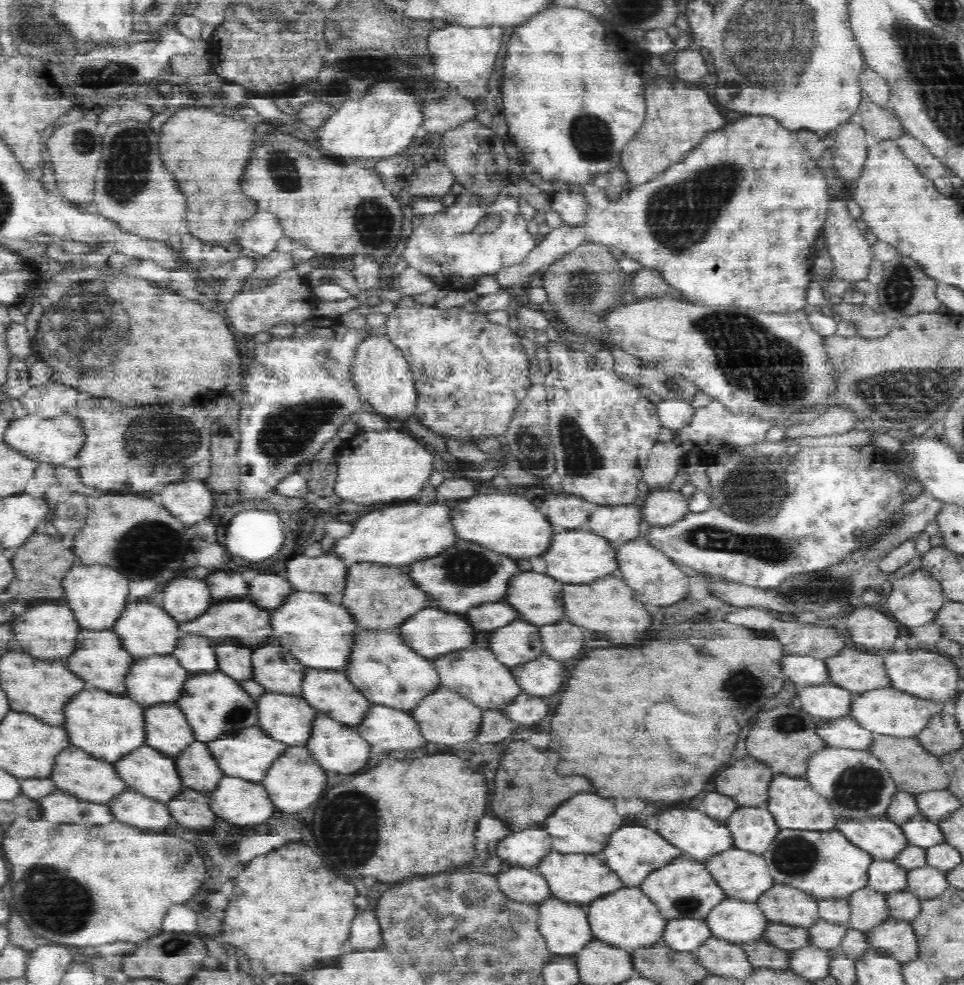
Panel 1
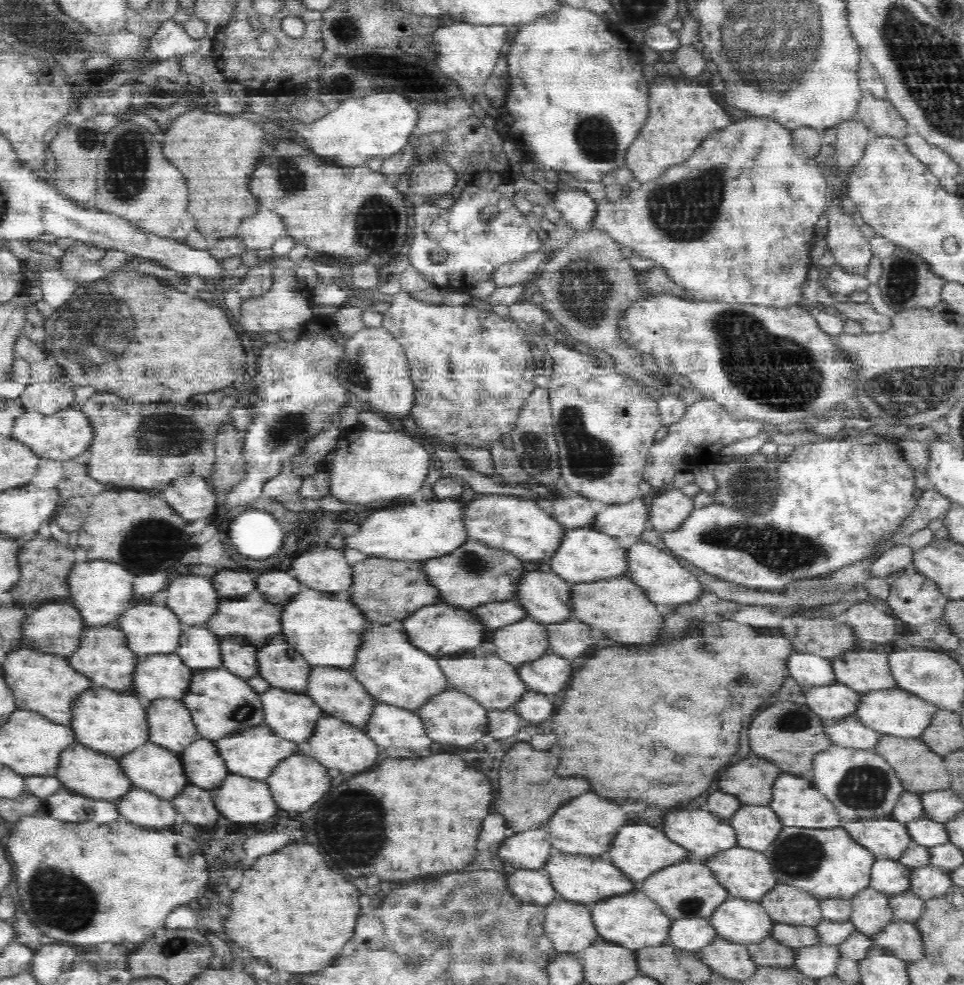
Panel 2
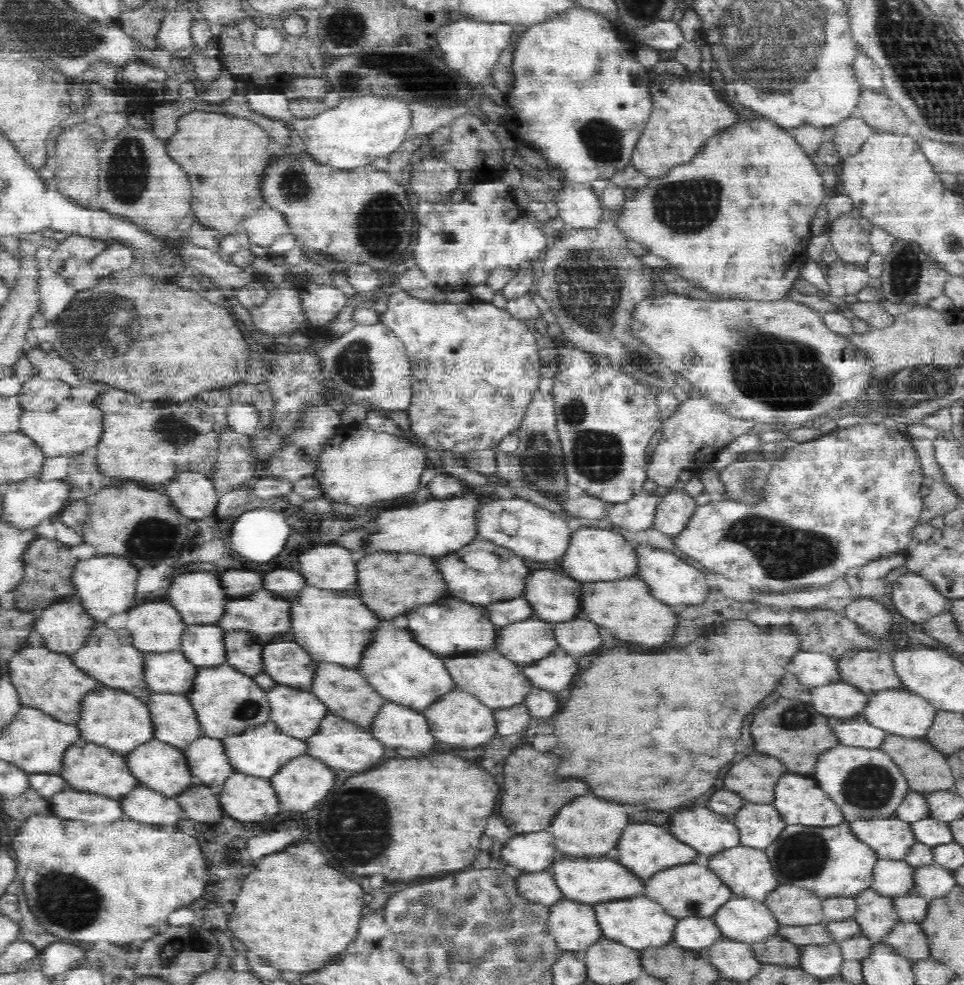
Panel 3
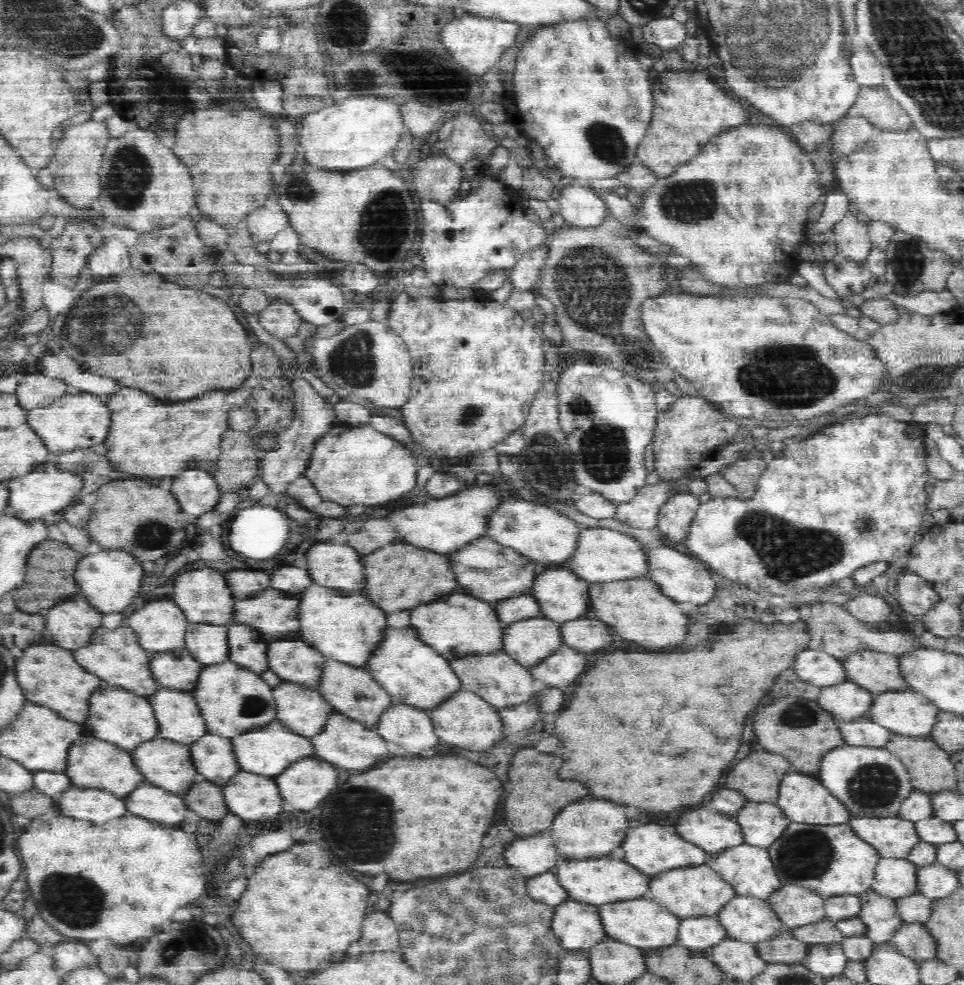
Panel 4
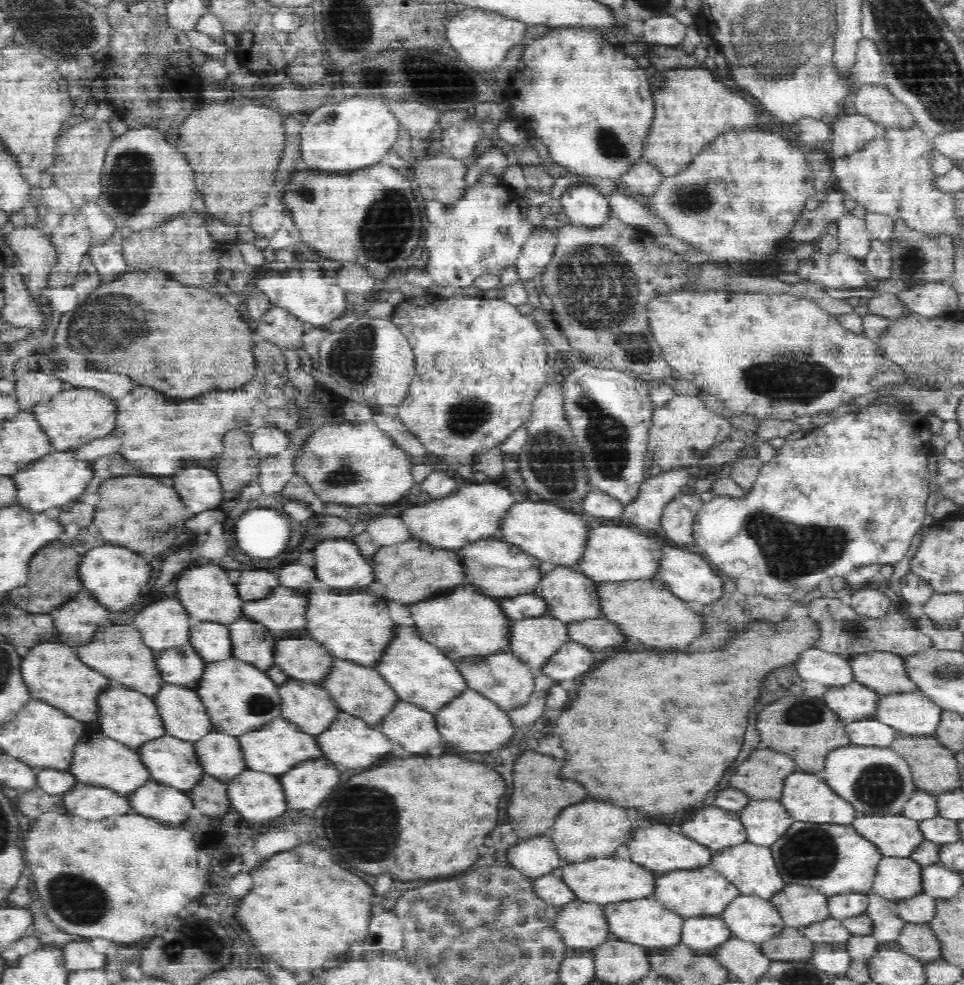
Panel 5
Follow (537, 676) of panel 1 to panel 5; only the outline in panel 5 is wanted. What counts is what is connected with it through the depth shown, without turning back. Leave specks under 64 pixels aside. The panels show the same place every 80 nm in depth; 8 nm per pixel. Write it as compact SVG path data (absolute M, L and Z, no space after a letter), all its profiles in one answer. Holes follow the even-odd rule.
M569 639L560 650L549 660L545 667L541 668L544 674L549 674L556 680L569 680L580 676L582 672L588 672L594 664L596 650Z

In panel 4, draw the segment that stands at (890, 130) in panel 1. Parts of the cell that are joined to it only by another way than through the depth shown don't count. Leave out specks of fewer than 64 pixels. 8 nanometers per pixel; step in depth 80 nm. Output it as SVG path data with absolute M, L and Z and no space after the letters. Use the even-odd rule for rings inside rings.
M883 85L860 87L852 110L882 130L906 130L913 127L911 116Z

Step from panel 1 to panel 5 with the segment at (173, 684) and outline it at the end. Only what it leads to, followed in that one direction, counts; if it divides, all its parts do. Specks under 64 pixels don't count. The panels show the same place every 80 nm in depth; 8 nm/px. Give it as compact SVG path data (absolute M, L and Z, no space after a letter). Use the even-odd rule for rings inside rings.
M190 642L159 652L157 665L166 683L183 684L196 689L208 662Z

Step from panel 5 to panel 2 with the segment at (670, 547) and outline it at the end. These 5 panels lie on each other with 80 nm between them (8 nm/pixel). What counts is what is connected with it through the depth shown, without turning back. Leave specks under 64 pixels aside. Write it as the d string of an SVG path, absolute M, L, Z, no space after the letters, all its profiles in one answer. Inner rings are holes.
M638 541L629 548L629 564L632 570L626 574L645 588L646 596L661 605L686 604L696 602L708 590L698 580L696 574L683 566L683 560L667 554L649 543Z

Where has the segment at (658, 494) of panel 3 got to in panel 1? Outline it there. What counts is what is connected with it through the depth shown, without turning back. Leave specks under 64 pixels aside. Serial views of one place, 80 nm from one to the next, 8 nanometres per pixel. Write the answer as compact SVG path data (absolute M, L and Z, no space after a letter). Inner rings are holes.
M637 500L630 504L598 506L590 520L582 524L586 528L612 540L614 547L623 547L626 543L642 537L643 504Z

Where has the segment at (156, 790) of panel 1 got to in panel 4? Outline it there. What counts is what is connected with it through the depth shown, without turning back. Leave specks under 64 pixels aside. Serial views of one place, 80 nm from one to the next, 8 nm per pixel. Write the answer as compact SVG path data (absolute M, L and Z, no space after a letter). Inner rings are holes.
M163 736L139 744L132 750L134 761L145 773L146 782L156 784L170 792L181 793L188 791L200 778L197 765L193 763L193 749L191 744L184 744L178 740L170 740Z

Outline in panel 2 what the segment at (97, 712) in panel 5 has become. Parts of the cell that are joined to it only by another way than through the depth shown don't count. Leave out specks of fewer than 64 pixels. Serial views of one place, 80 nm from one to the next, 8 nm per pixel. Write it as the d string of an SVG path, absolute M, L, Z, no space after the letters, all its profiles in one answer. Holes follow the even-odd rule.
M25 644L8 654L3 668L6 682L16 695L18 709L41 713L58 724L70 726L74 720L74 706L82 695L96 687L90 677L70 664L68 658L47 654Z

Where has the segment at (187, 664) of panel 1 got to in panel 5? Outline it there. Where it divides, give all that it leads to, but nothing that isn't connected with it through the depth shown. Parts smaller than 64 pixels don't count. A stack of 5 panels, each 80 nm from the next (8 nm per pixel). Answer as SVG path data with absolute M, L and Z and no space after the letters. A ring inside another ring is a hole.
M196 621L191 625L190 643L208 663L233 656L230 627L218 621Z

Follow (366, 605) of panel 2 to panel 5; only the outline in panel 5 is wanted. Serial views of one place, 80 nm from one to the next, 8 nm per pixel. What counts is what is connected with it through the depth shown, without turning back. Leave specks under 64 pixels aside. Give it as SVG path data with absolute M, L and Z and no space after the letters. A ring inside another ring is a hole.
M414 536L400 544L381 546L372 558L372 565L377 581L384 583L387 588L384 598L407 606L442 594L442 588L462 585L467 577L459 549L438 548Z

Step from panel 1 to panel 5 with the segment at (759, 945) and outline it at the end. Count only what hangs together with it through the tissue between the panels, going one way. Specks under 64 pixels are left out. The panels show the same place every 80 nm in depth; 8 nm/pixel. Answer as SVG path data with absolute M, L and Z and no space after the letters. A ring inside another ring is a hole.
M790 926L760 945L765 955L774 961L812 959L817 947L816 942L802 934L800 927Z

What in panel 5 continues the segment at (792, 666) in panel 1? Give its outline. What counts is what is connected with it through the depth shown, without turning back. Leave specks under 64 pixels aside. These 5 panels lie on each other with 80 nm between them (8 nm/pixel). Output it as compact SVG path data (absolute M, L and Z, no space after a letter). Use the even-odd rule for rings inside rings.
M814 646L802 652L795 661L795 668L804 680L814 680L830 688L840 688L855 681L850 659L839 654Z

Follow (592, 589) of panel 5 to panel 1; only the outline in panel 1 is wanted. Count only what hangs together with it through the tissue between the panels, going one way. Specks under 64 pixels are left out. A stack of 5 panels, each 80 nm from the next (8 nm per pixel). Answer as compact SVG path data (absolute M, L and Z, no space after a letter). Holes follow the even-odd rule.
M524 571L514 576L510 596L504 600L518 609L520 619L541 627L564 620L565 586L566 583L547 573Z

